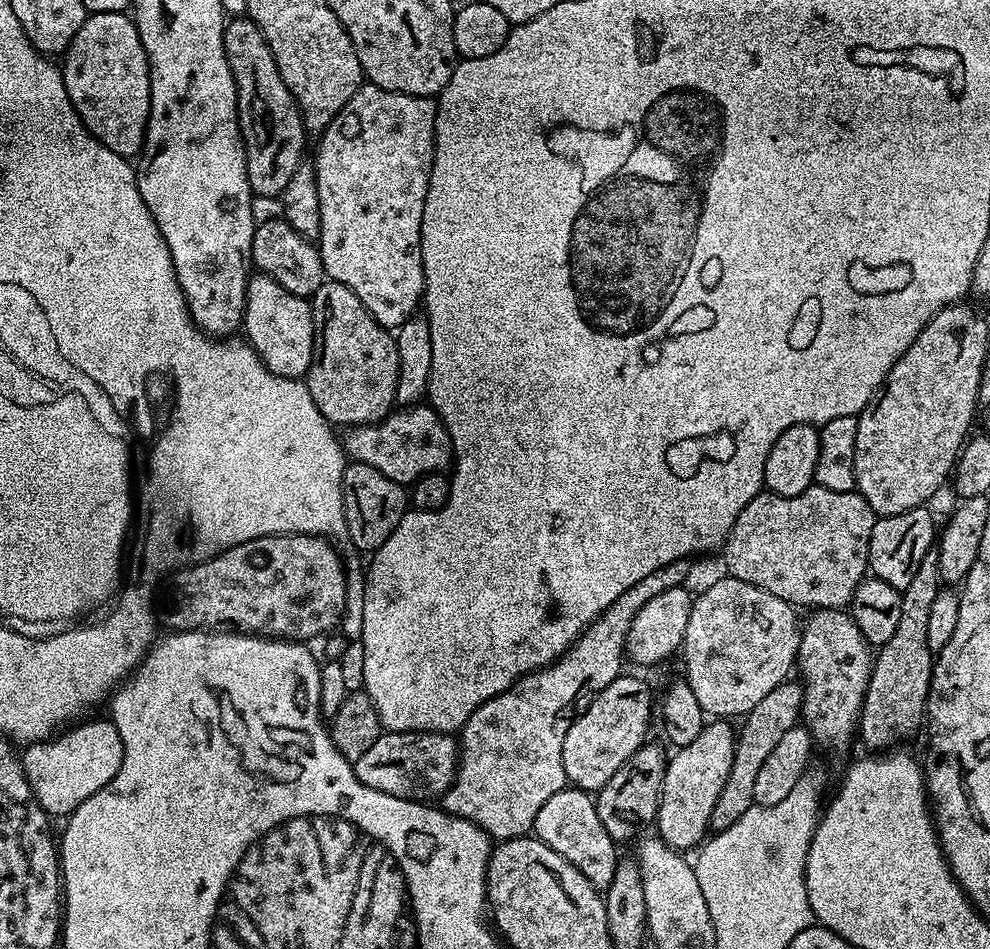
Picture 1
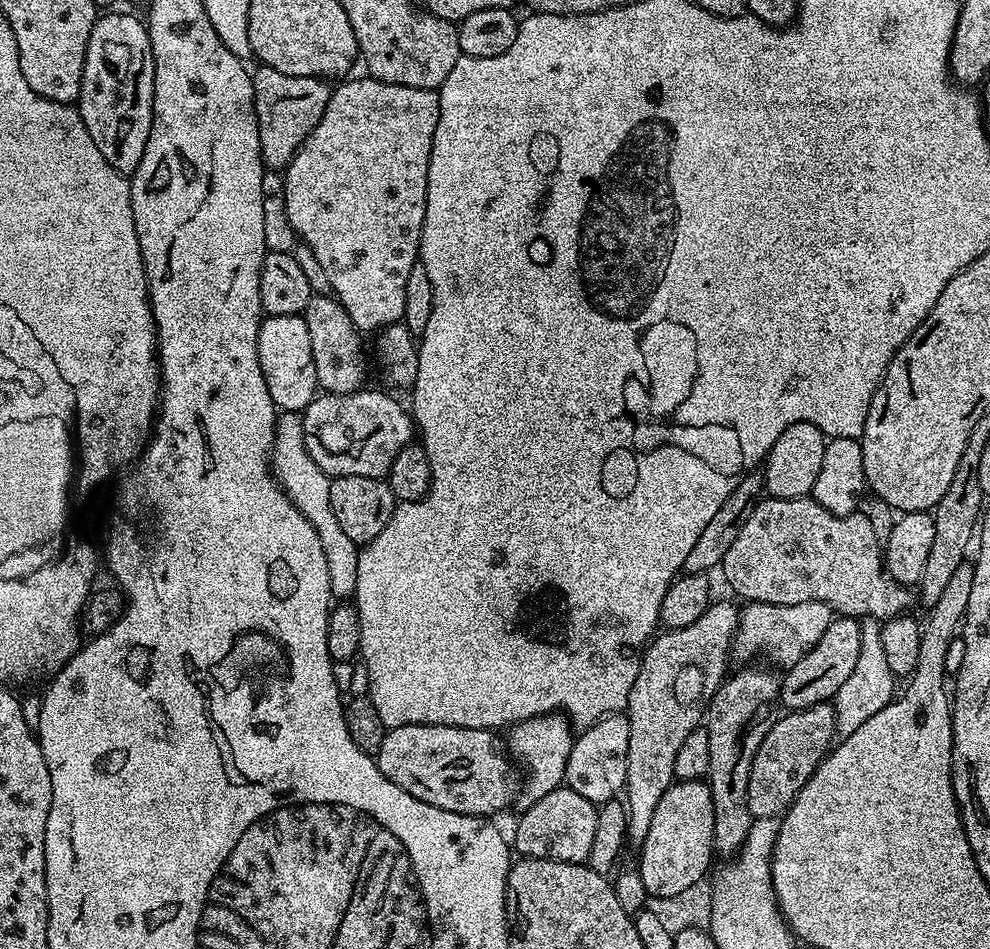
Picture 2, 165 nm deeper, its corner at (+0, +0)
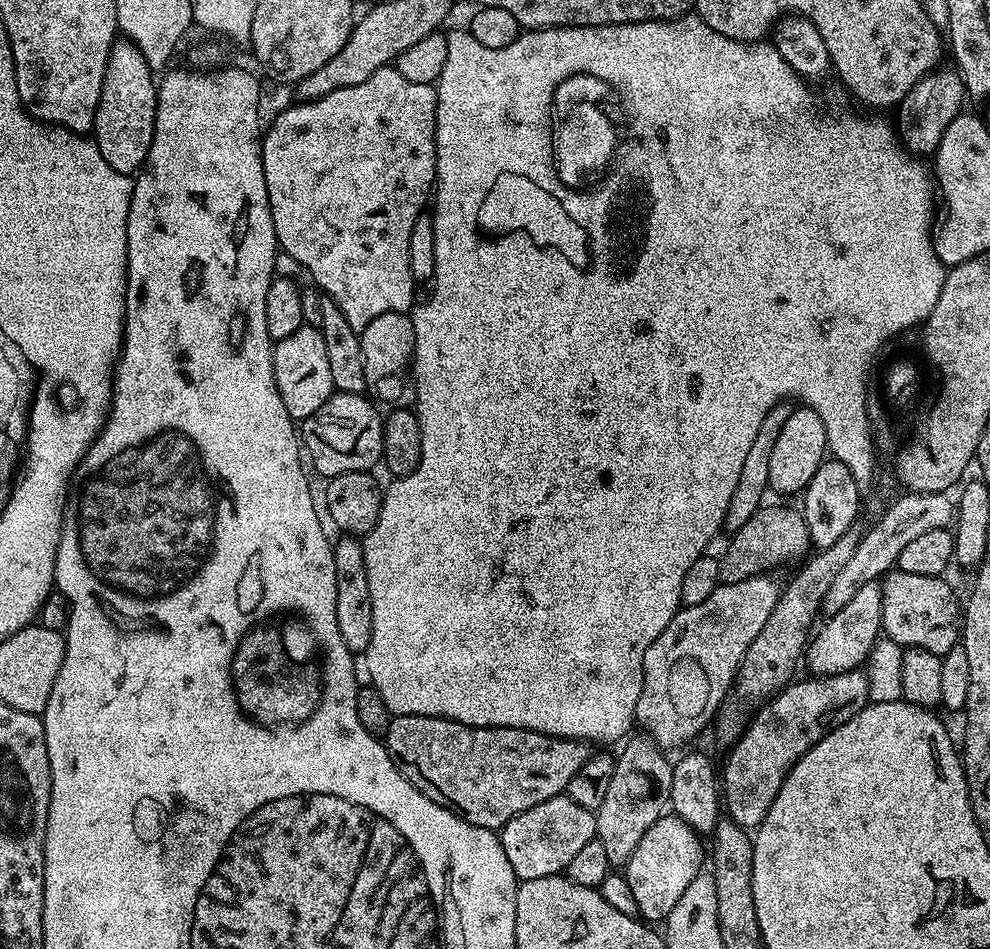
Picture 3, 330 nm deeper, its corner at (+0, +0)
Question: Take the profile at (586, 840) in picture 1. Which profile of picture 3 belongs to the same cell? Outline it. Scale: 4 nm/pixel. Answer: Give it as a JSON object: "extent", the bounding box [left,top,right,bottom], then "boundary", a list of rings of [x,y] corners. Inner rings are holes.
{"extent":[498,794,596,881],"boundary":[[[561,794],[530,806],[530,810],[522,810],[522,814],[510,818],[499,829],[498,835],[510,866],[514,866],[517,881],[559,876],[585,848],[586,842],[596,839],[596,813]]]}

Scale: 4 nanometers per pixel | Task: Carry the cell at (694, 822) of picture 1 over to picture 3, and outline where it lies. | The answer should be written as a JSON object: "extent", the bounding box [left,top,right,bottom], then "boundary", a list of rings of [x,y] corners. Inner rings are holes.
{"extent":[626,814,706,921],"boundary":[[[666,814],[642,834],[642,842],[634,854],[630,854],[630,862],[626,866],[626,875],[630,882],[630,890],[634,894],[634,902],[638,902],[640,916],[645,921],[667,921],[670,910],[678,906],[678,898],[688,896],[688,887],[696,880],[700,872],[700,863],[705,863],[706,848],[700,845],[701,837],[682,818],[675,814]]]}

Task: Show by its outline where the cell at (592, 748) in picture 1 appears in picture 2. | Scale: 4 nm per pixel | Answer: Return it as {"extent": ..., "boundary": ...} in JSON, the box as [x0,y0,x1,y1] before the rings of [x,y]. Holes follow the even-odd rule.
{"extent":[564,714,630,805],"boundary":[[[624,714],[602,717],[597,724],[583,729],[573,739],[570,758],[566,762],[564,784],[594,805],[607,804],[624,791],[626,754],[630,750],[630,726]]]}

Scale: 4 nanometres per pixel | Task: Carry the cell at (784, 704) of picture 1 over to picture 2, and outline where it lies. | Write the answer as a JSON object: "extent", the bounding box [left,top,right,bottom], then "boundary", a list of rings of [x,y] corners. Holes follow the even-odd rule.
{"extent":[779,615,861,710],"boundary":[[[837,615],[830,622],[830,626],[826,626],[826,634],[822,634],[822,638],[814,642],[811,650],[802,658],[798,658],[798,662],[794,662],[791,668],[783,673],[779,703],[785,709],[795,710],[831,701],[836,695],[838,686],[842,686],[842,682],[846,682],[847,676],[854,671],[861,642],[860,620],[851,616]]]}

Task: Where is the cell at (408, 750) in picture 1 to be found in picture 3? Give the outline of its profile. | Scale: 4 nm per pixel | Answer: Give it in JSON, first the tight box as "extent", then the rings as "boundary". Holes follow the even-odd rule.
{"extent":[386,716,590,830],"boundary":[[[393,716],[391,722],[388,723],[386,747],[394,766],[398,766],[401,774],[418,791],[426,794],[426,798],[430,798],[430,802],[438,802],[438,806],[450,810],[458,818],[462,818],[474,826],[493,830],[503,828],[506,822],[510,822],[510,818],[522,814],[522,810],[530,810],[530,806],[538,806],[538,802],[546,802],[550,798],[561,795],[574,778],[574,774],[578,774],[584,763],[590,759],[589,745],[578,740],[567,740],[561,736],[547,736],[541,732],[531,732],[525,728],[471,728],[453,720],[443,720],[441,716]]]}

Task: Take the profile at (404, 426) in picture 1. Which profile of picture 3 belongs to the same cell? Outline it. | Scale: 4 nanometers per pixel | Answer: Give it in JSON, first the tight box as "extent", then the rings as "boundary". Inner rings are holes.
{"extent":[302,391,384,478],"boundary":[[[333,391],[322,407],[302,421],[303,451],[324,478],[347,472],[367,472],[381,463],[384,421],[375,407],[377,405],[367,395]]]}

